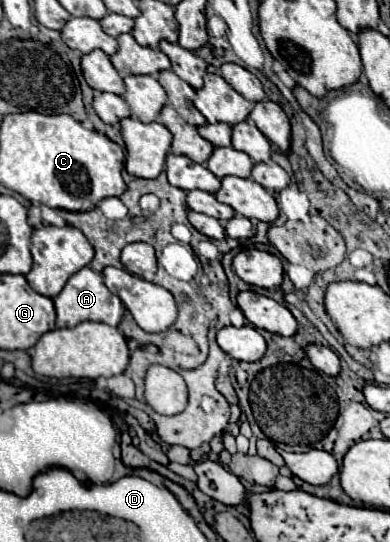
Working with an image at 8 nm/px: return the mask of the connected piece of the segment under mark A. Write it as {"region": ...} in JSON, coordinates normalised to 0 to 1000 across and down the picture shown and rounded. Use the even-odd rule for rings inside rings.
{"region":[[[231,493],[205,496],[200,504],[190,504],[174,522],[164,526],[164,533],[149,541],[149,548],[138,548],[138,566],[144,566],[144,603],[190,603],[210,592],[262,592],[277,600],[303,600],[318,585],[318,563],[308,555],[308,548],[297,541],[287,541],[267,518],[262,507],[241,504]]]}

